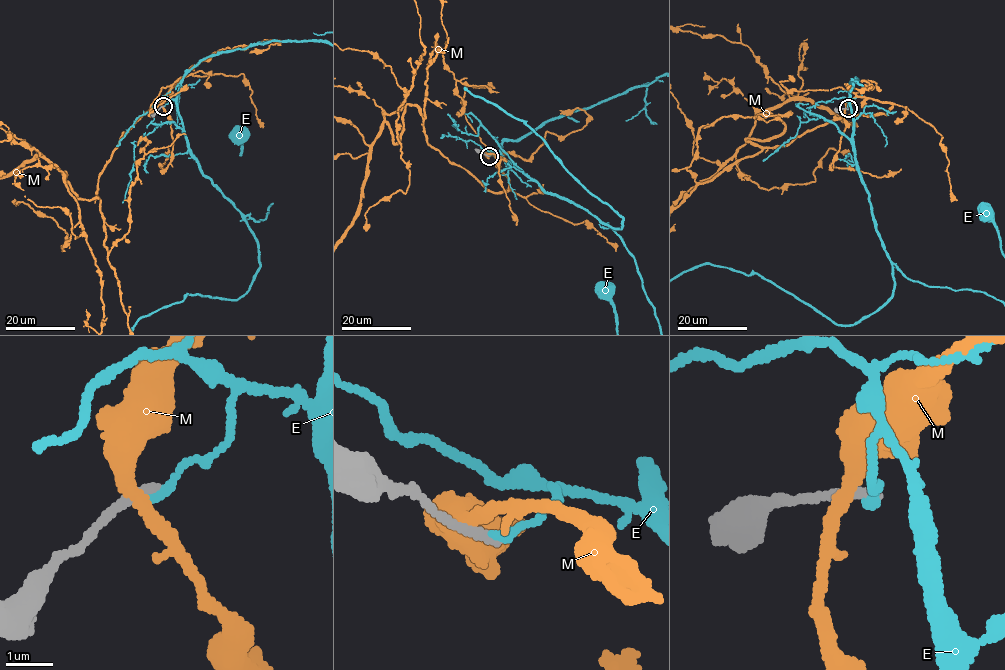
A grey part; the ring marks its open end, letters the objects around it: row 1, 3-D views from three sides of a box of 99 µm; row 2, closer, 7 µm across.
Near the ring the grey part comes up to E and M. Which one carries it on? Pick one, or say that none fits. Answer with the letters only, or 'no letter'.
no letter

